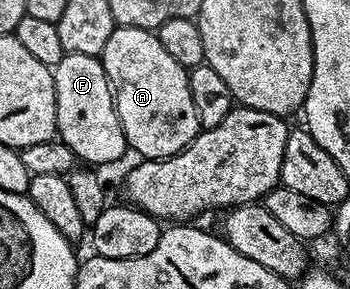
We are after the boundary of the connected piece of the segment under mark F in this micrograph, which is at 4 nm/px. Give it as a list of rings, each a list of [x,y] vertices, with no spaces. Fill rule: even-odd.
[[[67,53],[53,68],[53,74],[55,130],[61,142],[73,149],[76,160],[87,165],[115,163],[123,154],[128,154],[127,138],[115,108],[115,96],[111,90],[111,83],[107,80],[102,58]]]

